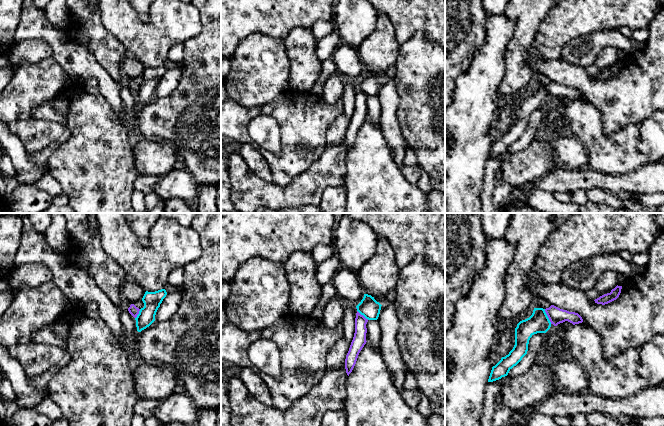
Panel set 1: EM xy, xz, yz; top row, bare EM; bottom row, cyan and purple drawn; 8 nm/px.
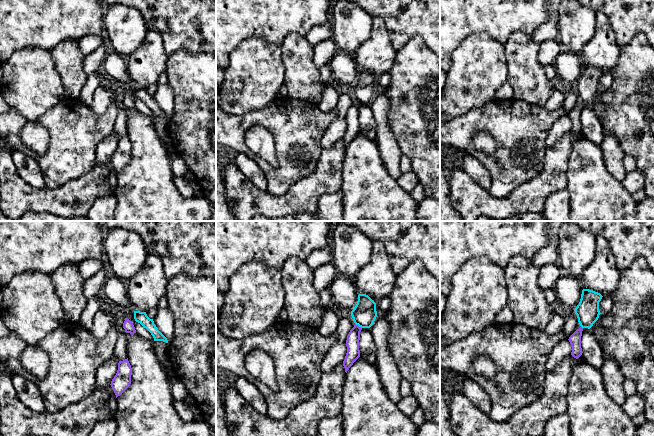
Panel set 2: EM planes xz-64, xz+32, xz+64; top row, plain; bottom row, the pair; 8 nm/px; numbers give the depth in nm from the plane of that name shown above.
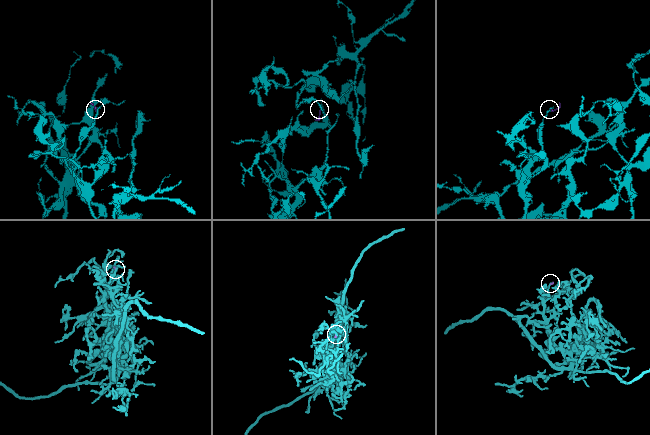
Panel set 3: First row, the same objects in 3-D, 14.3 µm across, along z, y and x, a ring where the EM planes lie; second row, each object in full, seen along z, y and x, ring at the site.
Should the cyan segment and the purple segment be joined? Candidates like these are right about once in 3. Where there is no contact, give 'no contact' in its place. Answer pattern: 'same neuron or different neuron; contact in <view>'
different neuron; contact in yz

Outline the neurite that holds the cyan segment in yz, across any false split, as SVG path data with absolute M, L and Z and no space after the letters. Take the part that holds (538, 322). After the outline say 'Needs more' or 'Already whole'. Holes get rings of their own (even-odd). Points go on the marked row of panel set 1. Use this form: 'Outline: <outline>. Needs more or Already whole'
Outline: M534 308L532 315L520 321L515 328L515 345L508 355L492 367L488 382L493 382L508 375L527 354L530 338L537 333L546 333L551 322L543 308Z. Already whole

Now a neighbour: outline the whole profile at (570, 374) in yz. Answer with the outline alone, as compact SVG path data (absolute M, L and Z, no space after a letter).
M563 357L554 358L552 362L556 378L569 393L583 393L588 390L586 373L578 363L567 361Z

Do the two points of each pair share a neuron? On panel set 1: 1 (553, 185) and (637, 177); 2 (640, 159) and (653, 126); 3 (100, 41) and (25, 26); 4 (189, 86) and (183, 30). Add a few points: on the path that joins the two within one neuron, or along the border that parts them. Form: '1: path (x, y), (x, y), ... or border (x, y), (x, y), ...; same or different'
1: path (574, 183), (616, 182); same
2: border (639, 129), (638, 148), (647, 156), (648, 162); different
3: border (66, 32), (77, 42); different
4: border (202, 27), (196, 35), (182, 43); different

